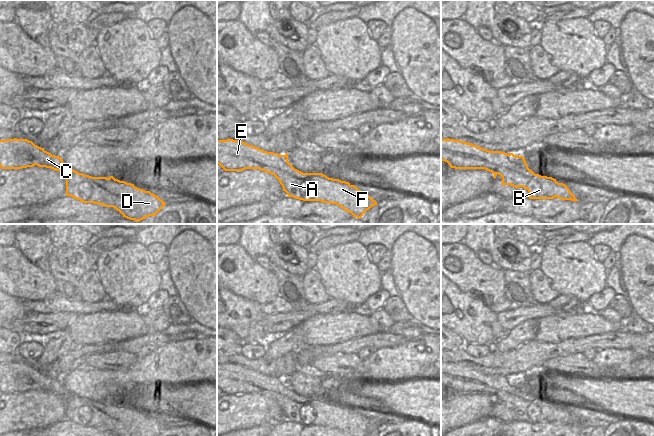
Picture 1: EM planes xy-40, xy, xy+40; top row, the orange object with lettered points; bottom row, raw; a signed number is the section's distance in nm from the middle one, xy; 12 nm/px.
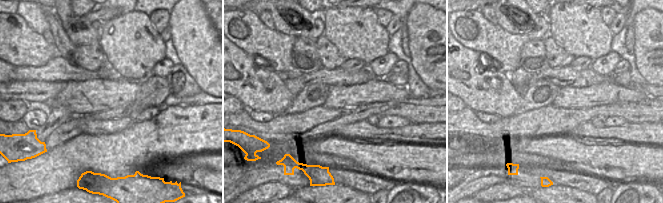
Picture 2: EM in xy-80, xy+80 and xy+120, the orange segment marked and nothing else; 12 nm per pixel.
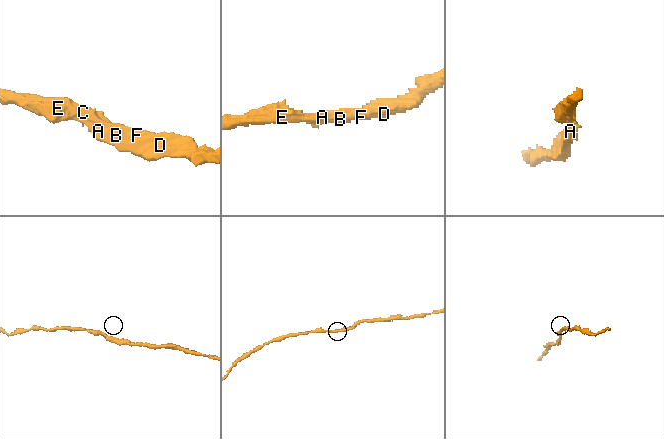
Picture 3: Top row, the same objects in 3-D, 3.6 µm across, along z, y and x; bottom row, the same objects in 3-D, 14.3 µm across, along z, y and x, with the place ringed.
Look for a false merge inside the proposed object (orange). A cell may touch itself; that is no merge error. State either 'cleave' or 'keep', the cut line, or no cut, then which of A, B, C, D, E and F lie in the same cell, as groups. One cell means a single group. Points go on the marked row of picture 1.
keep; no cut; A B C D E F

